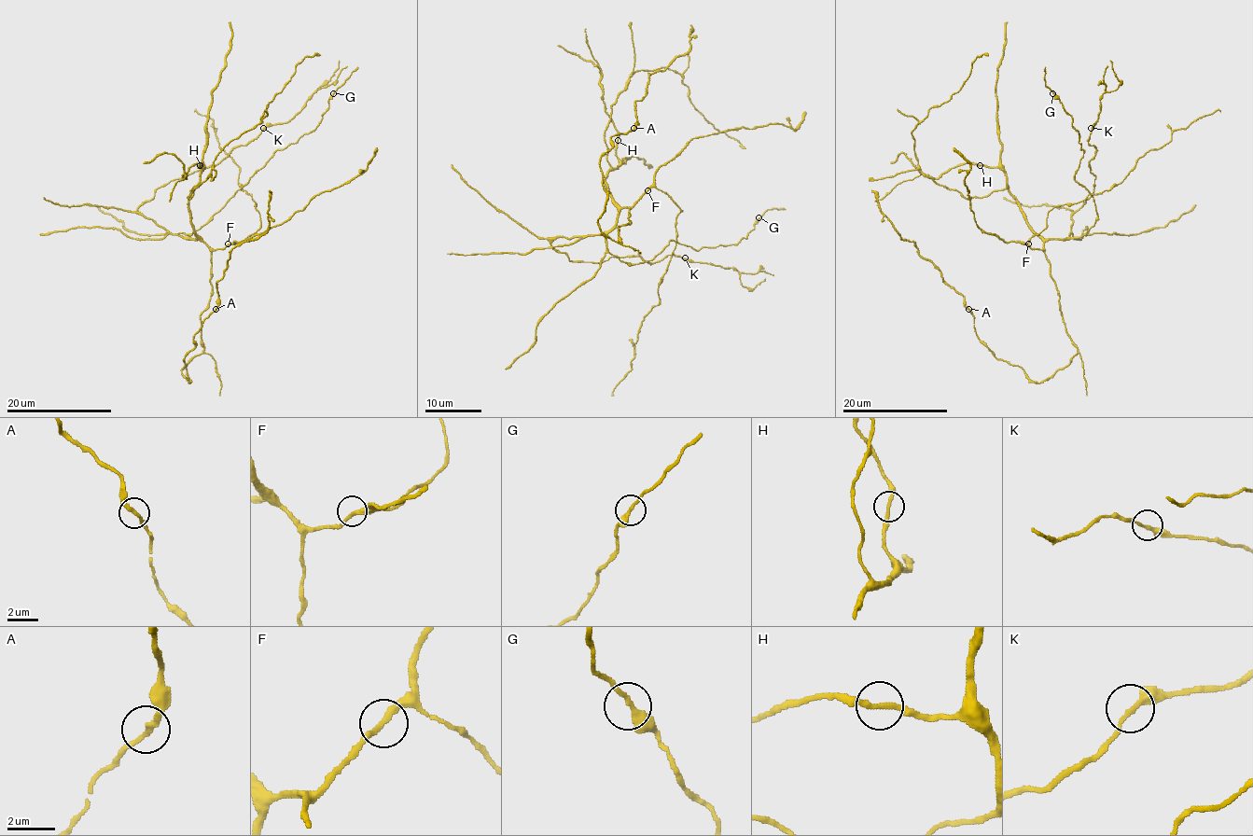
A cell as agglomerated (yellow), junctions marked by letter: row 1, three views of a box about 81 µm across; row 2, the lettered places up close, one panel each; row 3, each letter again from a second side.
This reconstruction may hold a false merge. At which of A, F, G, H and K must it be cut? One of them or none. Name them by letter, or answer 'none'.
none

